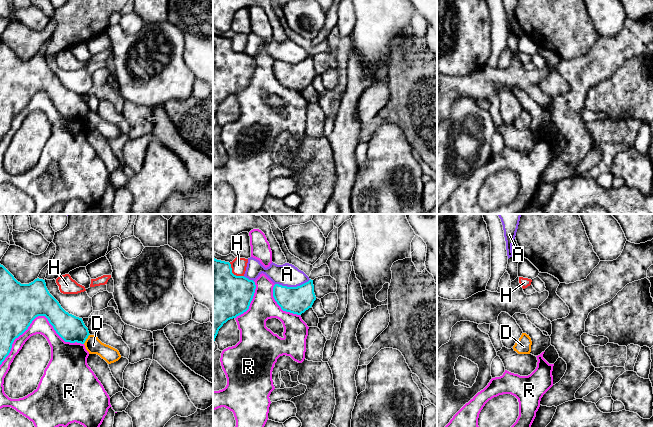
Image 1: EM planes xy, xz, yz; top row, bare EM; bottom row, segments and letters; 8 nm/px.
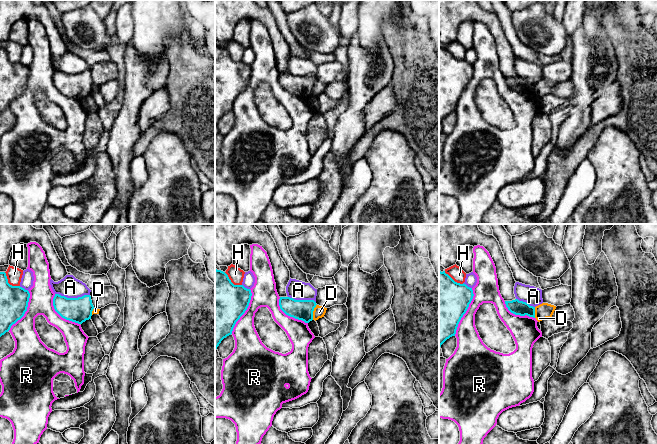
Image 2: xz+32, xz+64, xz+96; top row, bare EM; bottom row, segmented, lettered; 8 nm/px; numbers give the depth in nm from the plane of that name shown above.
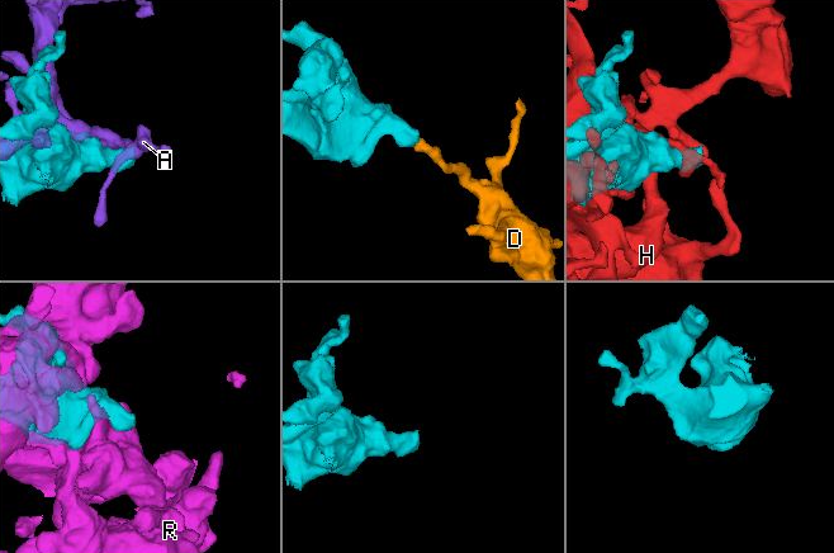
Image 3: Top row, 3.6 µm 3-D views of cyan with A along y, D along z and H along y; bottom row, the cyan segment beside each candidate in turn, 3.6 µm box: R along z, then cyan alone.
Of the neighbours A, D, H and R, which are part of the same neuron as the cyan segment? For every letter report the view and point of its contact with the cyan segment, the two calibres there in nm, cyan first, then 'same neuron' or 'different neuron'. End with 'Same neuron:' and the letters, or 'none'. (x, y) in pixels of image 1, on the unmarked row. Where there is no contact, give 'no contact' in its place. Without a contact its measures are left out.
A: contact xz (292, 63); calibres 220 and 180 nm; different neuron
D: contact xy (86, 114); calibres 220 and 140 nm; different neuron
H: contact xz (232, 49); calibres 460 and 120 nm; different neuron
R: contact xy (37, 92); calibres 320 and 140 nm; different neuron
Same neuron: none

